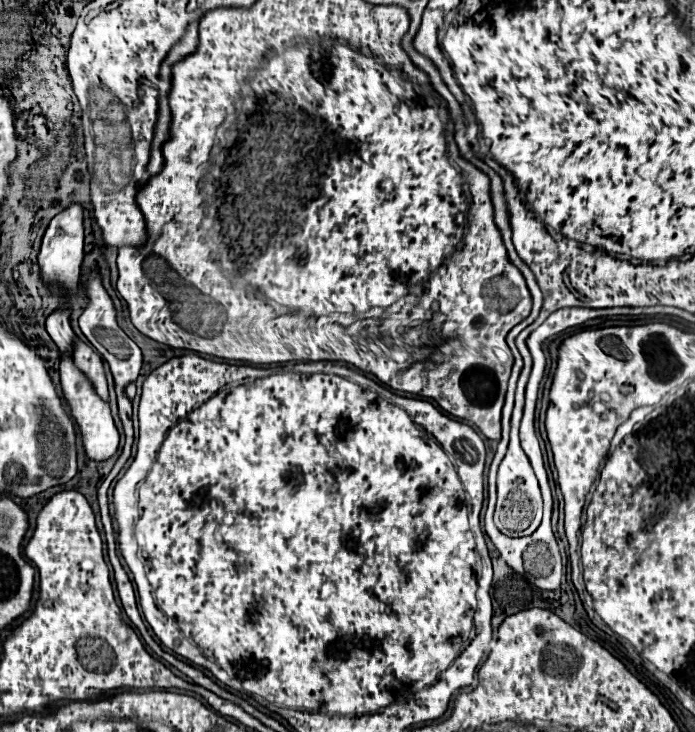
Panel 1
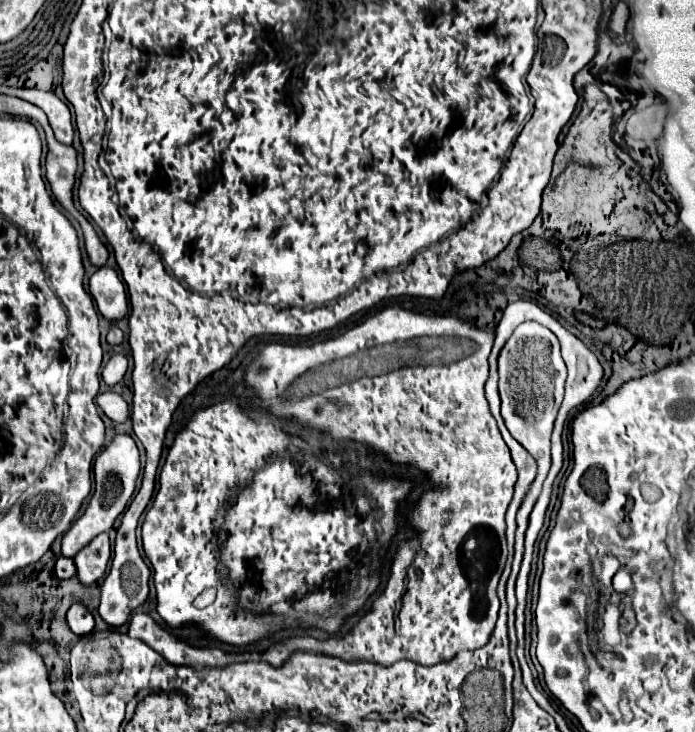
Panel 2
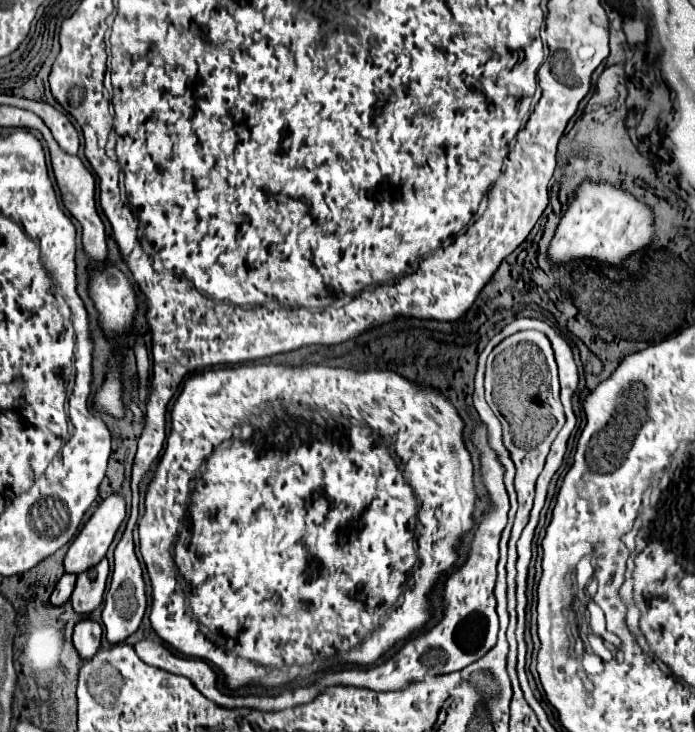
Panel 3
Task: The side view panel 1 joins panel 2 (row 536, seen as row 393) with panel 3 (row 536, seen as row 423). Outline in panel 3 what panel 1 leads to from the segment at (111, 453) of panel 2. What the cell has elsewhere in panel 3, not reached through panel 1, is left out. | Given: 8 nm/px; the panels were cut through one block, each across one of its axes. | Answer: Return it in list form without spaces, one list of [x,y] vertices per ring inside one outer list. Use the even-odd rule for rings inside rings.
[[[112,492],[106,500],[100,502],[96,512],[72,540],[64,558],[66,572],[80,574],[86,572],[90,566],[96,566],[100,558],[106,556],[106,550],[112,544],[124,516],[126,502],[118,492]]]

